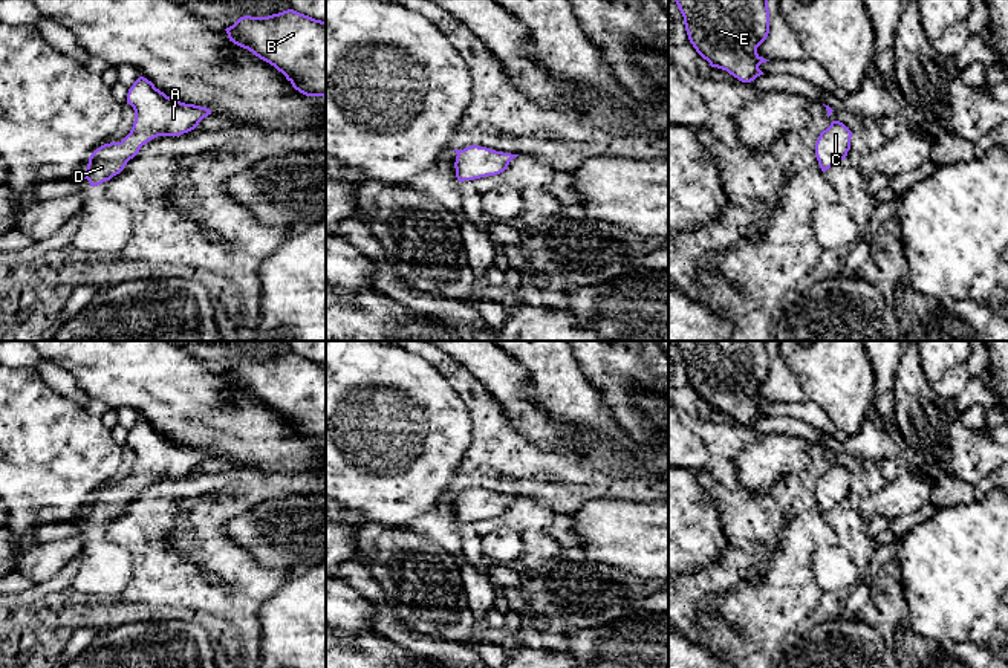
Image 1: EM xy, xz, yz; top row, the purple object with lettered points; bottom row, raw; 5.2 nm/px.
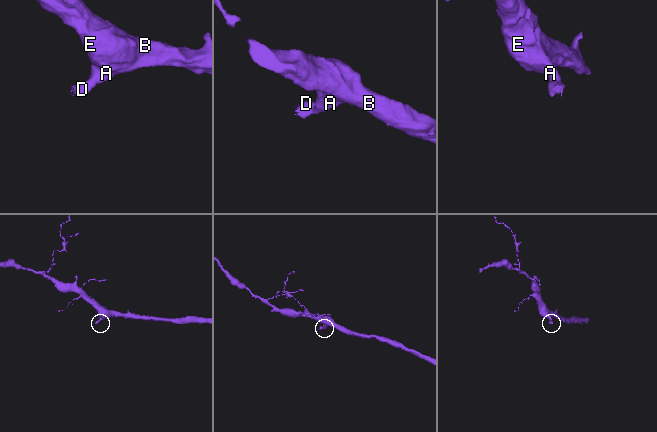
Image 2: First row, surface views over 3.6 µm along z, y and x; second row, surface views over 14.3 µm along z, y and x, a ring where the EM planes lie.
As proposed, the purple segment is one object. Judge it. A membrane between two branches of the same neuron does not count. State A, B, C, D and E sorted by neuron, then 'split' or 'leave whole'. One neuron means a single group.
A B C D E | leave whole

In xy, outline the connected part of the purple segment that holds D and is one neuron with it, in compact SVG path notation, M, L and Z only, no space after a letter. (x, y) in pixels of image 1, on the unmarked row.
M139 419L128 431L127 446L135 452L130 475L121 485L110 485L96 491L89 500L84 517L76 520L78 523L87 521L90 529L98 529L119 517L148 483L158 478L188 475L211 457L206 449L185 446L167 439L144 419Z

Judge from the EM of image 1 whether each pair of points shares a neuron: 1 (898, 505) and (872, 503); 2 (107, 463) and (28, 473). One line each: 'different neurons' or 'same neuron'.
1: same neuron
2: same neuron

